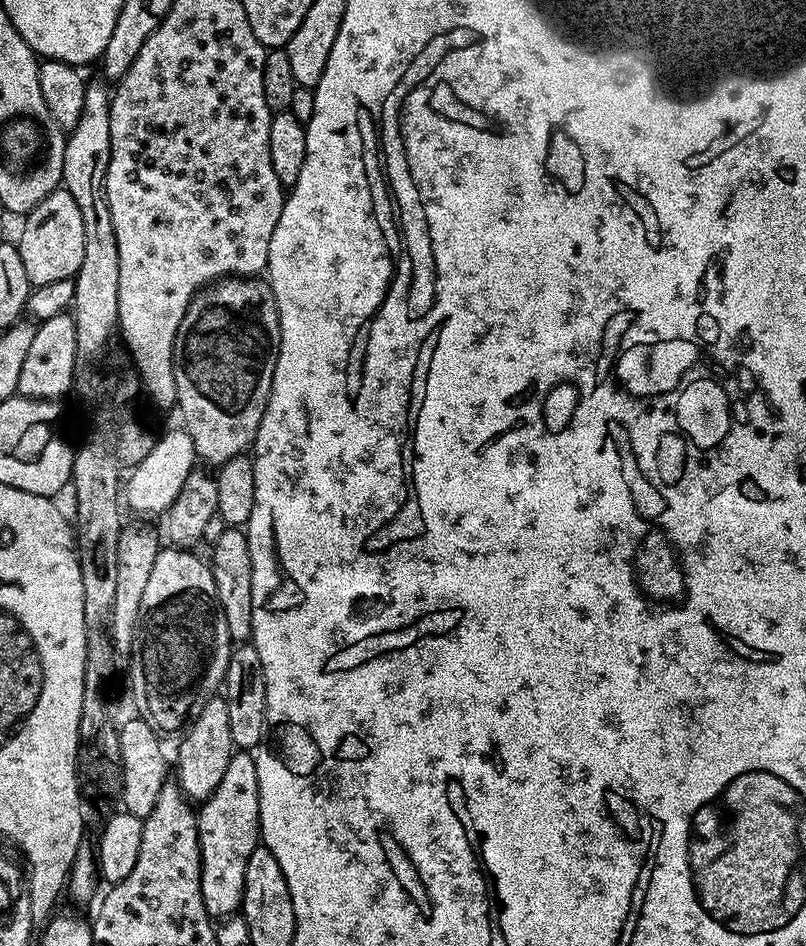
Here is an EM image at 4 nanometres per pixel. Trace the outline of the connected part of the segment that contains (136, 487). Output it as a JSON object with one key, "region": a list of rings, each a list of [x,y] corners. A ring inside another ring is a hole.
{"region":[[[176,426],[161,437],[158,436],[150,454],[131,469],[129,480],[127,477],[124,486],[127,505],[129,502],[132,509],[144,514],[165,513],[178,496],[178,491],[185,485],[186,478],[195,469],[194,462],[197,463],[197,460],[193,439],[183,427]]]}

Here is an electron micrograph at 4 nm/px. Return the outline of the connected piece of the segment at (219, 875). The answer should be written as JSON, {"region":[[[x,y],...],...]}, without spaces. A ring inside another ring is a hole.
{"region":[[[233,751],[226,775],[218,782],[218,790],[199,805],[196,825],[200,835],[202,902],[213,918],[239,913],[244,902],[246,862],[250,862],[250,854],[254,854],[262,840],[258,766],[251,751]]]}

